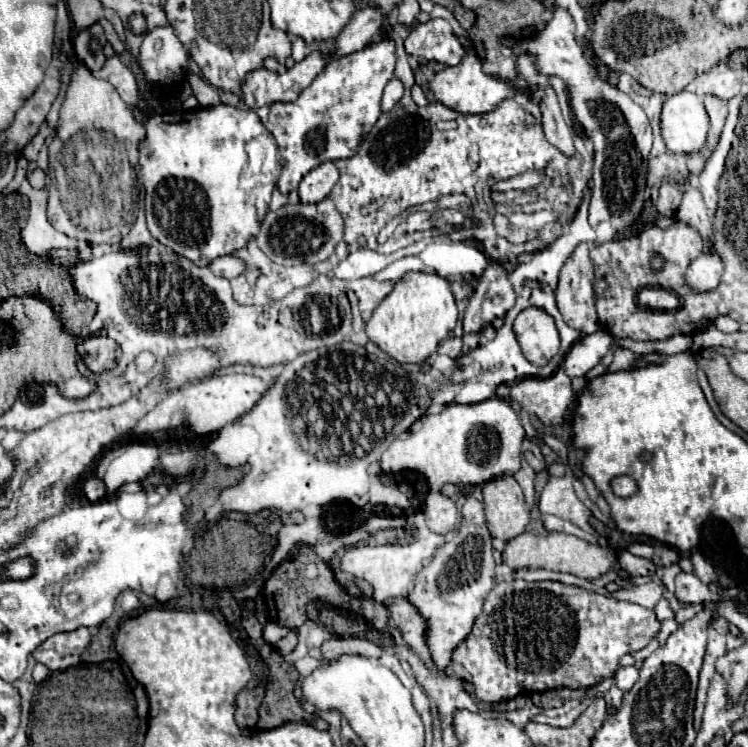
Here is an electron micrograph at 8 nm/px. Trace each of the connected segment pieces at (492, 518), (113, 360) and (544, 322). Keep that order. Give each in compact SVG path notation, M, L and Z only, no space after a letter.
M513 476L489 480L483 488L483 504L493 538L507 542L525 532L525 526L529 524L529 508L521 486Z
M87 336L77 344L79 358L93 374L101 374L117 366L117 342L105 336Z
M525 308L515 318L513 330L525 358L535 366L547 364L555 356L555 350L559 350L559 332L555 320L541 308Z

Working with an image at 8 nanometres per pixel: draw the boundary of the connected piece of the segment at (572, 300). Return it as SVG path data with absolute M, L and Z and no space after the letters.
M575 248L575 252L567 260L567 264L563 266L563 272L559 276L559 288L557 288L559 312L563 314L563 318L567 320L567 324L571 328L579 330L581 334L593 334L601 328L597 312L595 312L595 300L597 300L595 274L593 274L591 258L589 258L589 248Z

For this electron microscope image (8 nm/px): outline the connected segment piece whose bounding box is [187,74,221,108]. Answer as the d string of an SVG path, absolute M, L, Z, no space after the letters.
M187 74L187 82L189 82L191 90L193 90L193 96L197 98L197 102L199 102L203 108L217 106L217 104L221 102L219 92L217 92L213 86L205 84L199 76L195 76L195 74Z

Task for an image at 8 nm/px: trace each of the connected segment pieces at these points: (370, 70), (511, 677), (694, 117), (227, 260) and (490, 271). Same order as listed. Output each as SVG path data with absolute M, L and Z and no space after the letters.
M389 38L375 40L367 48L333 60L325 70L305 88L295 102L271 104L267 130L275 136L281 154L279 190L289 194L301 178L327 160L349 158L359 150L361 140L371 132L381 116L381 96L385 84L395 70L395 42Z
M497 582L487 594L485 608L475 620L471 634L453 650L451 664L441 670L445 676L465 678L475 686L475 694L485 702L511 700L527 692L543 692L545 688L591 688L597 682L609 678L619 668L619 660L625 654L637 652L657 636L661 622L653 610L647 610L633 602L615 600L597 592L589 592L579 586L567 586L561 582Z
M691 92L673 94L663 104L661 132L667 148L673 154L699 152L705 146L709 130L709 116L703 98Z
M231 254L231 256L215 258L215 260L209 264L209 268L211 268L211 272L213 272L215 276L223 276L223 278L231 280L231 278L243 274L243 270L245 270L245 262L243 262L241 258L237 258L237 256Z
M491 264L479 278L473 296L465 308L463 332L481 332L495 318L503 318L515 304L515 292L507 280L507 272L499 264Z

